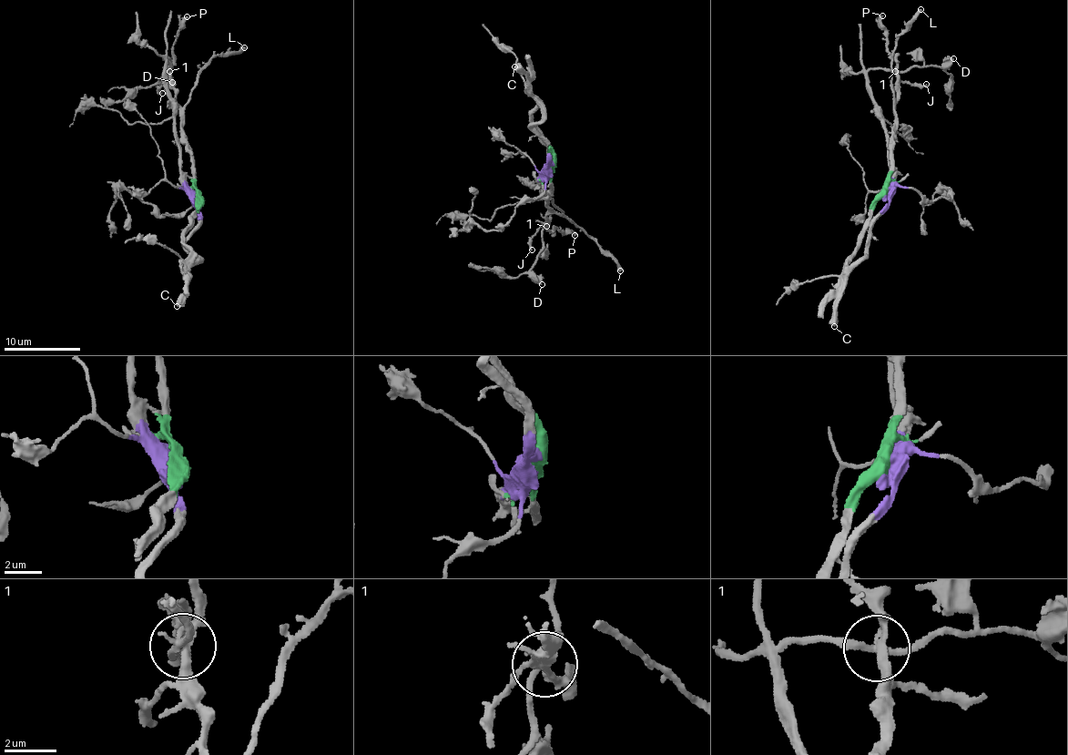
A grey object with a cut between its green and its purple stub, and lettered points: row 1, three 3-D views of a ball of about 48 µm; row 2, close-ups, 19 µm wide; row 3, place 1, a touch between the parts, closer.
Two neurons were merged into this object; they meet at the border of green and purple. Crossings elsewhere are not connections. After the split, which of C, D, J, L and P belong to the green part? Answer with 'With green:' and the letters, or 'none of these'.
With green: J, L, P

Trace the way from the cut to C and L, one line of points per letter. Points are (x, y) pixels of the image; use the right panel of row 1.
C: (887, 192), (885, 210), (875, 221), (864, 259), (846, 279), (835, 326)
L: (887, 192), (894, 122), (890, 57), (899, 36), (921, 9)

